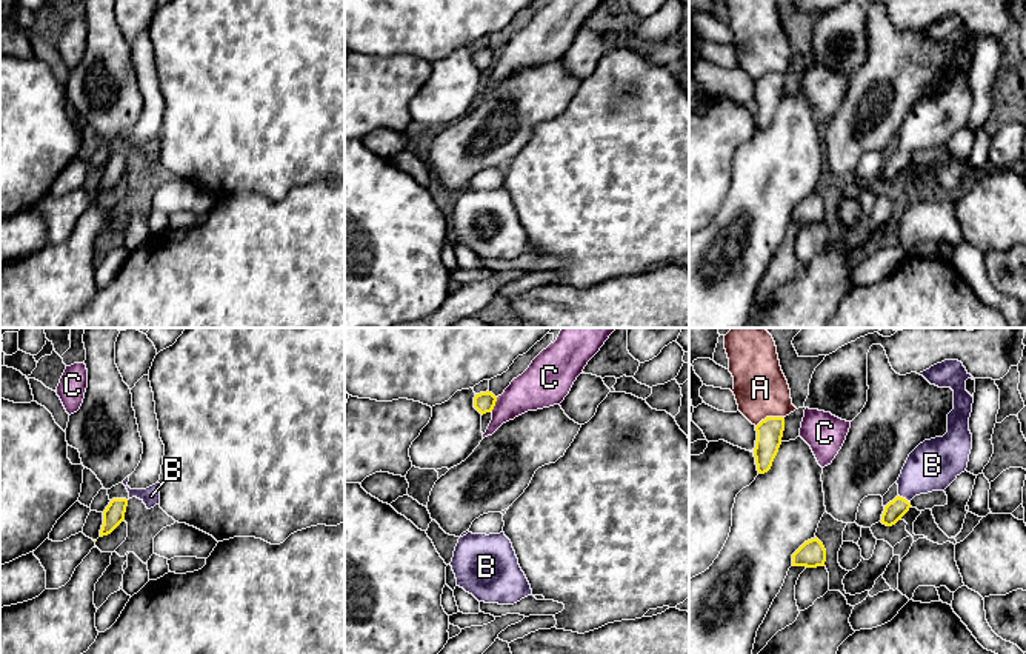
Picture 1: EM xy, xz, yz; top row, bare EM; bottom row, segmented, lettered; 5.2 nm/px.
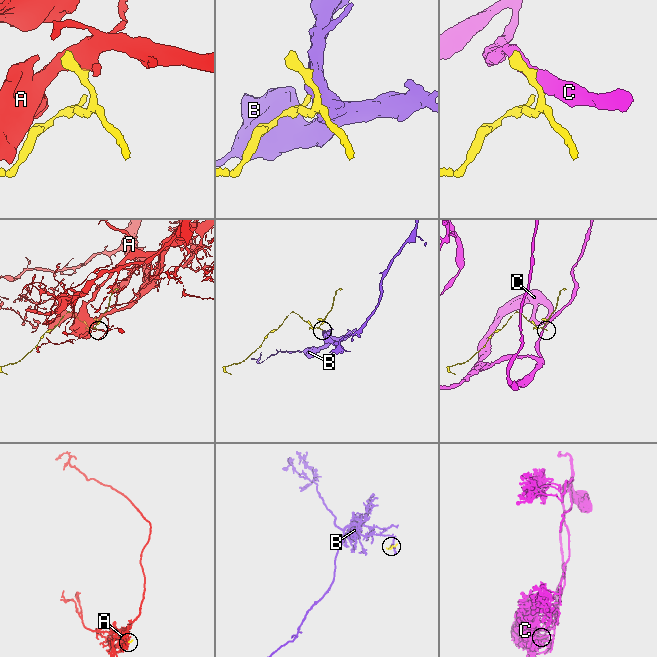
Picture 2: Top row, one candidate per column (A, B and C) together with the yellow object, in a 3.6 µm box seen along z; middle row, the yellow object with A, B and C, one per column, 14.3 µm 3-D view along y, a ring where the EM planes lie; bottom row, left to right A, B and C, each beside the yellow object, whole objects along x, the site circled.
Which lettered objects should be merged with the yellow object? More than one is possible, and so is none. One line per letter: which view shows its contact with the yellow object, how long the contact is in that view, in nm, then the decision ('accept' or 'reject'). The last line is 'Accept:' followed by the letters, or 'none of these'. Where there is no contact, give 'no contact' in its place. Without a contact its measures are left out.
A: contact in yz; length 160 nm; reject
B: contact in yz; length 80 nm; accept
C: contact in xz; length 80 nm; reject
Accept: B

